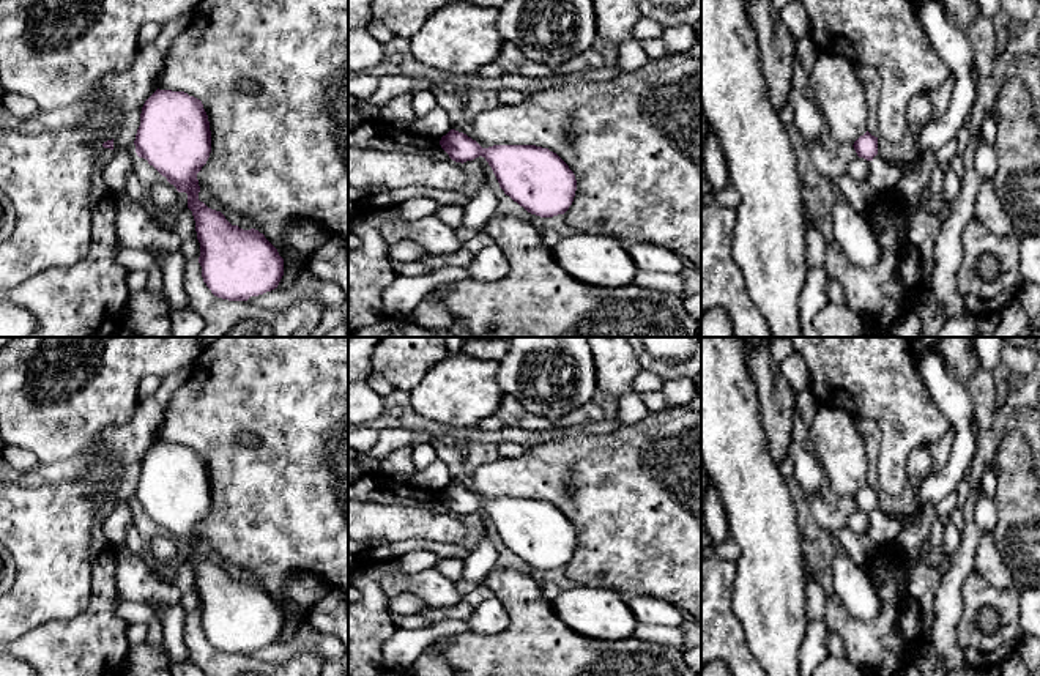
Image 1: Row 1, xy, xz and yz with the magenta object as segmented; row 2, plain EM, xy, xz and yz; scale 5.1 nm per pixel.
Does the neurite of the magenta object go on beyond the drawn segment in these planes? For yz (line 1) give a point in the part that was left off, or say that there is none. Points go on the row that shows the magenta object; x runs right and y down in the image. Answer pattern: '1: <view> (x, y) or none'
1: none

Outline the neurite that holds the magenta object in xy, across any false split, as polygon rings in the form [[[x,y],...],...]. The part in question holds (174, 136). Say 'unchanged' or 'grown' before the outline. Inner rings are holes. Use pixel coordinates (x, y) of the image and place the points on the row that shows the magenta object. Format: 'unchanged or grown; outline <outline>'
unchanged; outline [[[158,88],[142,107],[134,145],[139,158],[178,192],[188,194],[200,243],[202,277],[211,293],[247,301],[277,288],[284,258],[265,235],[232,225],[221,211],[199,200],[197,173],[211,153],[210,121],[202,101],[184,91]]]

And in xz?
unchanged; outline [[[451,129],[440,140],[455,162],[482,156],[500,188],[528,213],[540,217],[564,214],[574,202],[577,180],[569,165],[548,148],[536,145],[493,145],[482,148],[463,132]]]

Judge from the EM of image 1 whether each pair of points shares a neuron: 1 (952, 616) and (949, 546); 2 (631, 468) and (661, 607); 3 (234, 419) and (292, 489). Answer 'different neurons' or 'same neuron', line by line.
1: different neurons
2: different neurons
3: same neuron

